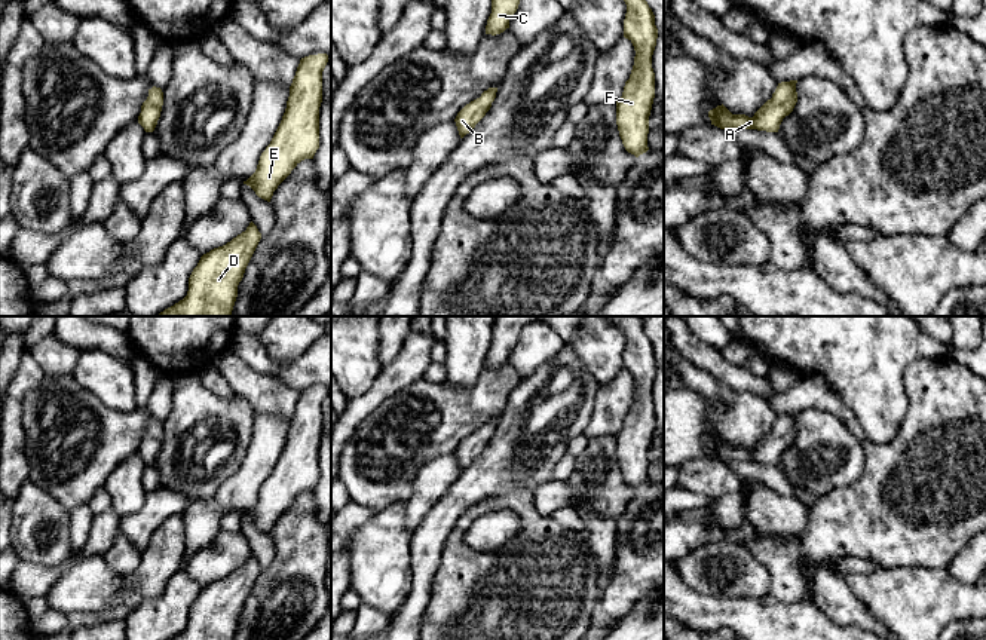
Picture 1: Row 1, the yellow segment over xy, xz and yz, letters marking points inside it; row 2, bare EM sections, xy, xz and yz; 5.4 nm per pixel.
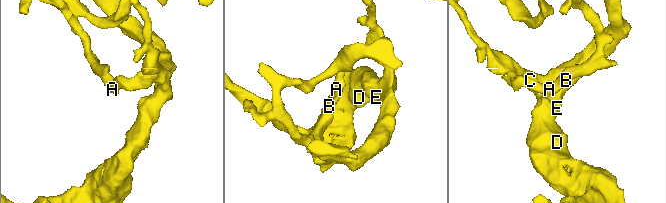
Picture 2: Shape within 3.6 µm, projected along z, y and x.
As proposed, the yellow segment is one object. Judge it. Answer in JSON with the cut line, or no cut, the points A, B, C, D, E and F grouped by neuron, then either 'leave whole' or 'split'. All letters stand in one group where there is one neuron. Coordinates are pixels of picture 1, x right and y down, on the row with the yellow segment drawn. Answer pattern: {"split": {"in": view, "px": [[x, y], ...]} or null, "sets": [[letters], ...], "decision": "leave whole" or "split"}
{"split": null, "sets": [["A", "B", "C", "D", "E", "F"]], "decision": "leave whole"}

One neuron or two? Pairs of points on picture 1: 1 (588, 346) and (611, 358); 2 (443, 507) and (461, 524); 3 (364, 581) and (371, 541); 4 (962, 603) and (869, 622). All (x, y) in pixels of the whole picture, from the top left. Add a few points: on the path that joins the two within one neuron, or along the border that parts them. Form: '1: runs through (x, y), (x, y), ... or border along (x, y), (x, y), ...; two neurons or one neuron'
1: runs through (594, 346), (605, 355); one neuron
2: border along (486, 499), (469, 507), (458, 518), (441, 551); two neurons
3: runs through (371, 570), (371, 551); one neuron
4: border along (856, 596), (884, 624); two neurons

